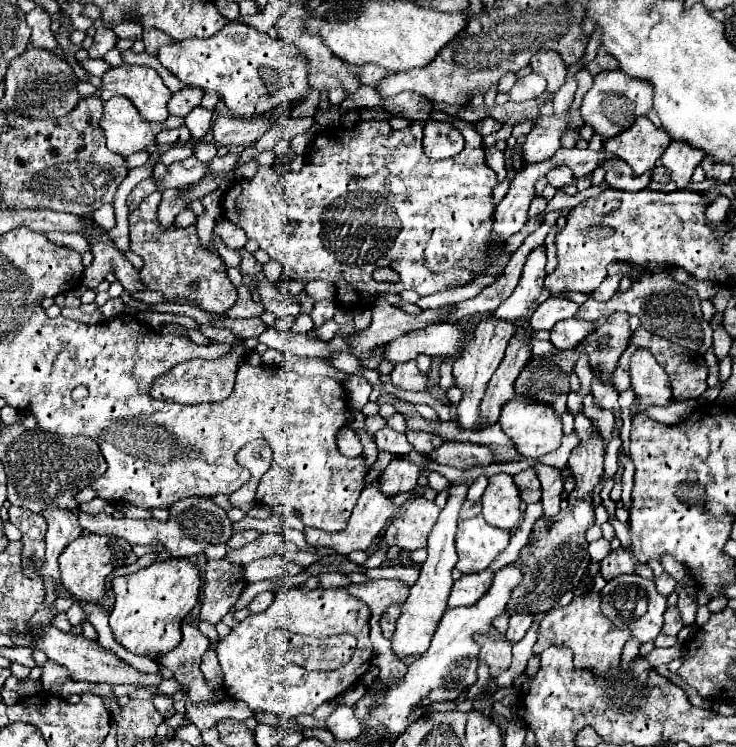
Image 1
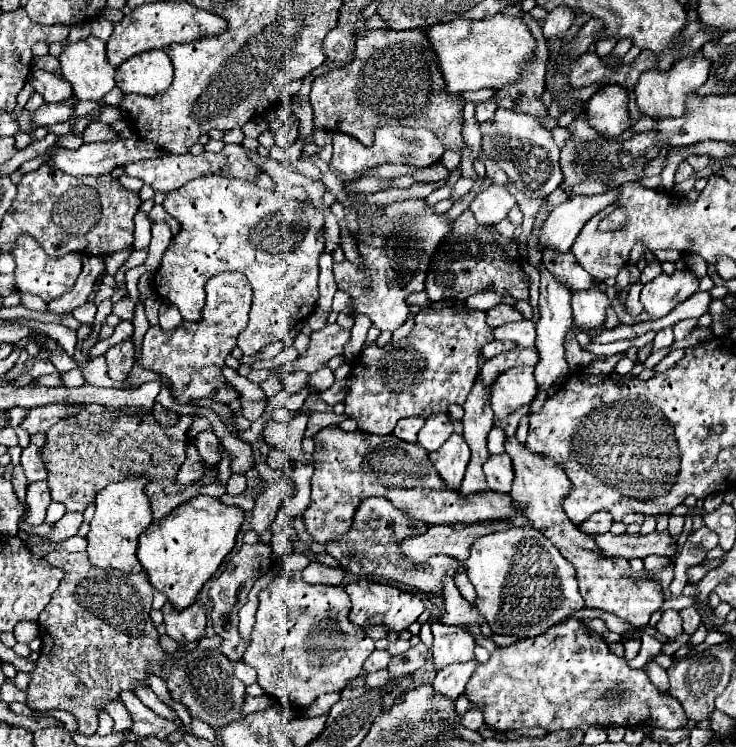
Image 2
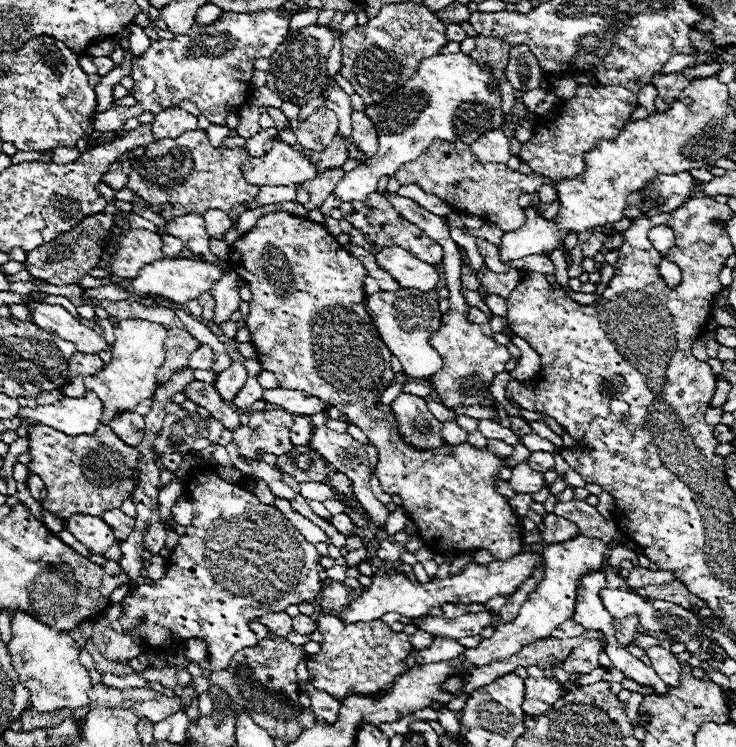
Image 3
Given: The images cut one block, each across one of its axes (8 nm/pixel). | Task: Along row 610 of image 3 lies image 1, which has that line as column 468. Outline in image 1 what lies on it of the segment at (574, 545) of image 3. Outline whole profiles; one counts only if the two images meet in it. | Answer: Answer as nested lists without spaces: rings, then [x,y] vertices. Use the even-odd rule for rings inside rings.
[[[482,516],[458,522],[456,534],[456,568],[462,574],[480,572],[508,546],[510,534],[506,530],[486,524]]]

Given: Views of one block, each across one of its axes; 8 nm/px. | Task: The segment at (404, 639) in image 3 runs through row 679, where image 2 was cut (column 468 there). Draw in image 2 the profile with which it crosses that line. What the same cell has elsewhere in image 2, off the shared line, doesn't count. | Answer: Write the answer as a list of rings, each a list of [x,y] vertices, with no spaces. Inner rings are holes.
[[[450,306],[444,310],[422,308],[414,330],[400,342],[384,348],[364,346],[362,368],[354,368],[348,378],[346,414],[358,422],[358,430],[370,434],[390,434],[400,418],[448,414],[450,404],[464,404],[480,368],[482,348],[494,340],[494,328],[486,324],[486,312]]]

